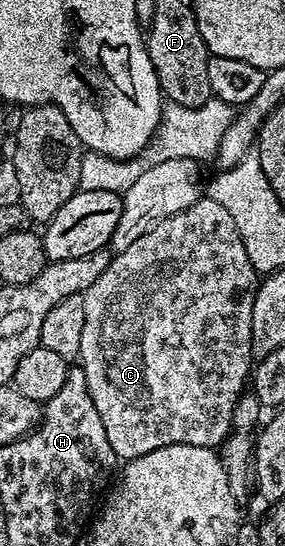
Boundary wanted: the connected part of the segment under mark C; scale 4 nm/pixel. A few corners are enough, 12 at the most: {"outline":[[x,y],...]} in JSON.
{"outline":[[200,198],[83,293],[120,461],[218,449],[261,281]]}

